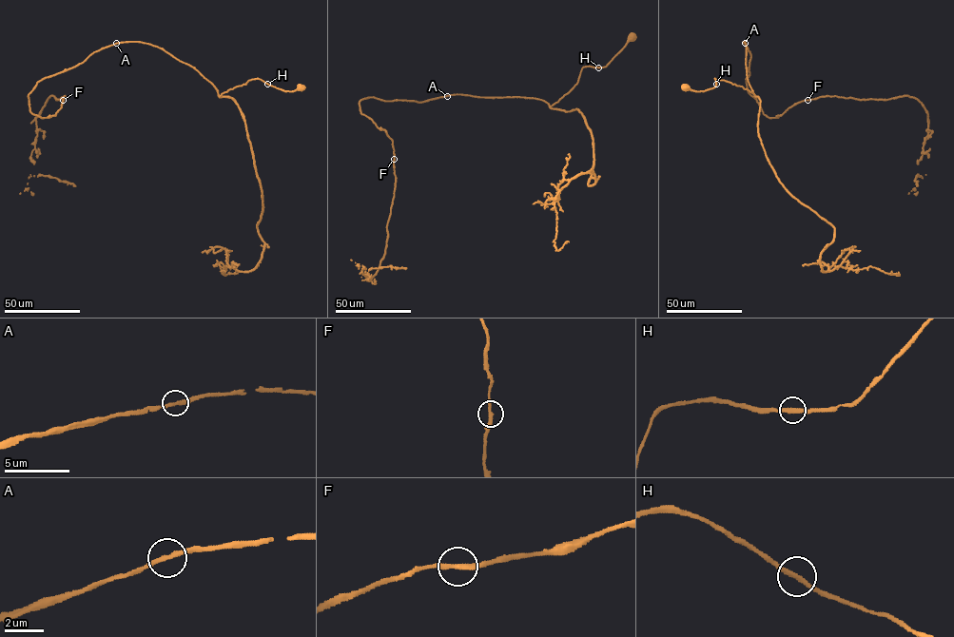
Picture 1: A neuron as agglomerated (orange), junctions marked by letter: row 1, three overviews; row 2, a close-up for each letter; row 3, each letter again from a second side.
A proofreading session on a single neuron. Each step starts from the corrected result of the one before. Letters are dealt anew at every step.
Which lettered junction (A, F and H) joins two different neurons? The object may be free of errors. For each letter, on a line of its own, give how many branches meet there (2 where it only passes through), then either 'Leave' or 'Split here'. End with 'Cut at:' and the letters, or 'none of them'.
A: Branches: 2. Leave
F: Branches: 2. Leave
H: Branches: 2. Leave
Cut at: none of them

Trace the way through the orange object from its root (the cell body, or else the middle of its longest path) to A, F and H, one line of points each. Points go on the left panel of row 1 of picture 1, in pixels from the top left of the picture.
A: (301, 88), (284, 91), (255, 78), (219, 96), (216, 87), (193, 67), (163, 49), (140, 42), (116, 43)
F: (301, 88), (255, 78), (219, 96), (163, 49), (123, 42), (42, 78), (29, 94), (41, 118), (63, 100)
H: (301, 88), (284, 91), (267, 84)

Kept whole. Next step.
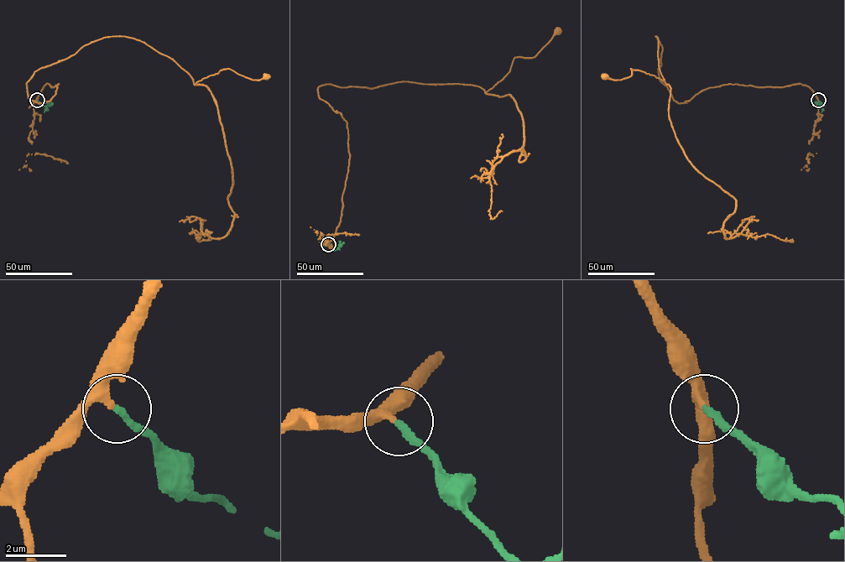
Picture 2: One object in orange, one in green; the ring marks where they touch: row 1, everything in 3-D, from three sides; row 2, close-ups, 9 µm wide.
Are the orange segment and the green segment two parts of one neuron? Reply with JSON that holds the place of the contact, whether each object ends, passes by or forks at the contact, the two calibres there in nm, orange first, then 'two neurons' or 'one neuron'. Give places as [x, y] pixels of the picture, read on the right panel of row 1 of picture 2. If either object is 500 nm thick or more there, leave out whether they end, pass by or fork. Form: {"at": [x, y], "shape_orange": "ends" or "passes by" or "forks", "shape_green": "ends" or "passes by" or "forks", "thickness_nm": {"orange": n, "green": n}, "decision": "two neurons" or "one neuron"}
{"at": [818, 100], "shape_orange": "passes by", "shape_green": "ends", "thickness_nm": {"orange": 240, "green": 240}, "decision": "one neuron"}

